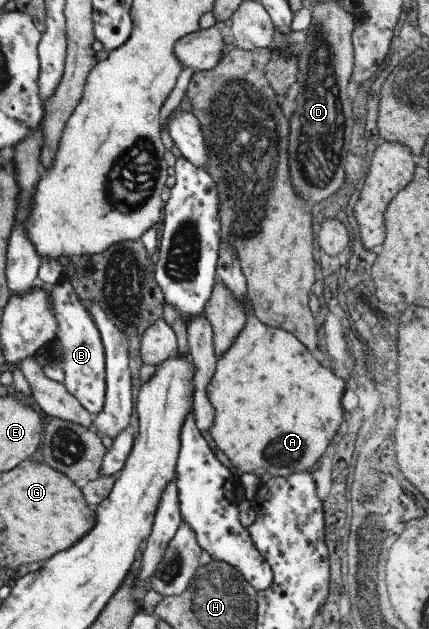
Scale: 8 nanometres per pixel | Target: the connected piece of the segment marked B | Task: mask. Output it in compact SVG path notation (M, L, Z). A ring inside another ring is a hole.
M62 280L48 286L47 290L50 310L56 323L52 345L56 343L60 351L60 357L56 362L65 375L62 386L90 416L95 416L101 411L105 393L104 355L97 328L74 294L71 284Z

